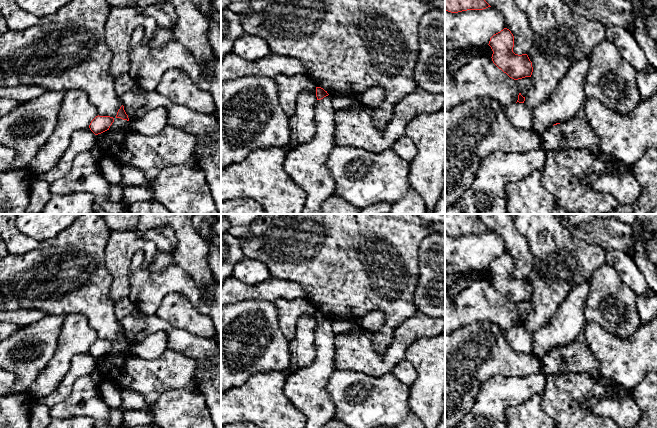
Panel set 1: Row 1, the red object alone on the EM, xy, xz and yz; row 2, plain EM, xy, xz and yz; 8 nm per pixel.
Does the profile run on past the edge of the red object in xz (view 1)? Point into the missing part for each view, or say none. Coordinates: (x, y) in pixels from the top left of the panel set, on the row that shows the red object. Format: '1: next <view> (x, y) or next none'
1: next none

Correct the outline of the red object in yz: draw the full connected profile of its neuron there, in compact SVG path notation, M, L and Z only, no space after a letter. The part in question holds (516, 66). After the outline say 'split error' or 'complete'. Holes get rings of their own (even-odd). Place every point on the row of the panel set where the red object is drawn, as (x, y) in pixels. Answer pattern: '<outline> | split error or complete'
M504 28L494 34L488 44L492 51L493 63L514 80L531 77L532 62L527 54L518 55L513 52L514 36L511 31Z | complete

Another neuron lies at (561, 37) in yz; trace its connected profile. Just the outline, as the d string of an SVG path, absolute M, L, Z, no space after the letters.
M515 0L518 8L529 20L533 32L533 45L527 52L532 62L532 86L524 104L530 109L550 99L561 79L570 67L584 57L589 57L594 49L606 39L606 27L598 21L574 13L563 0Z

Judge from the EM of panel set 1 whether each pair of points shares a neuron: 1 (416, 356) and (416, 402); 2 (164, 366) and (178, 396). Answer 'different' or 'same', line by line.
1: same
2: different

